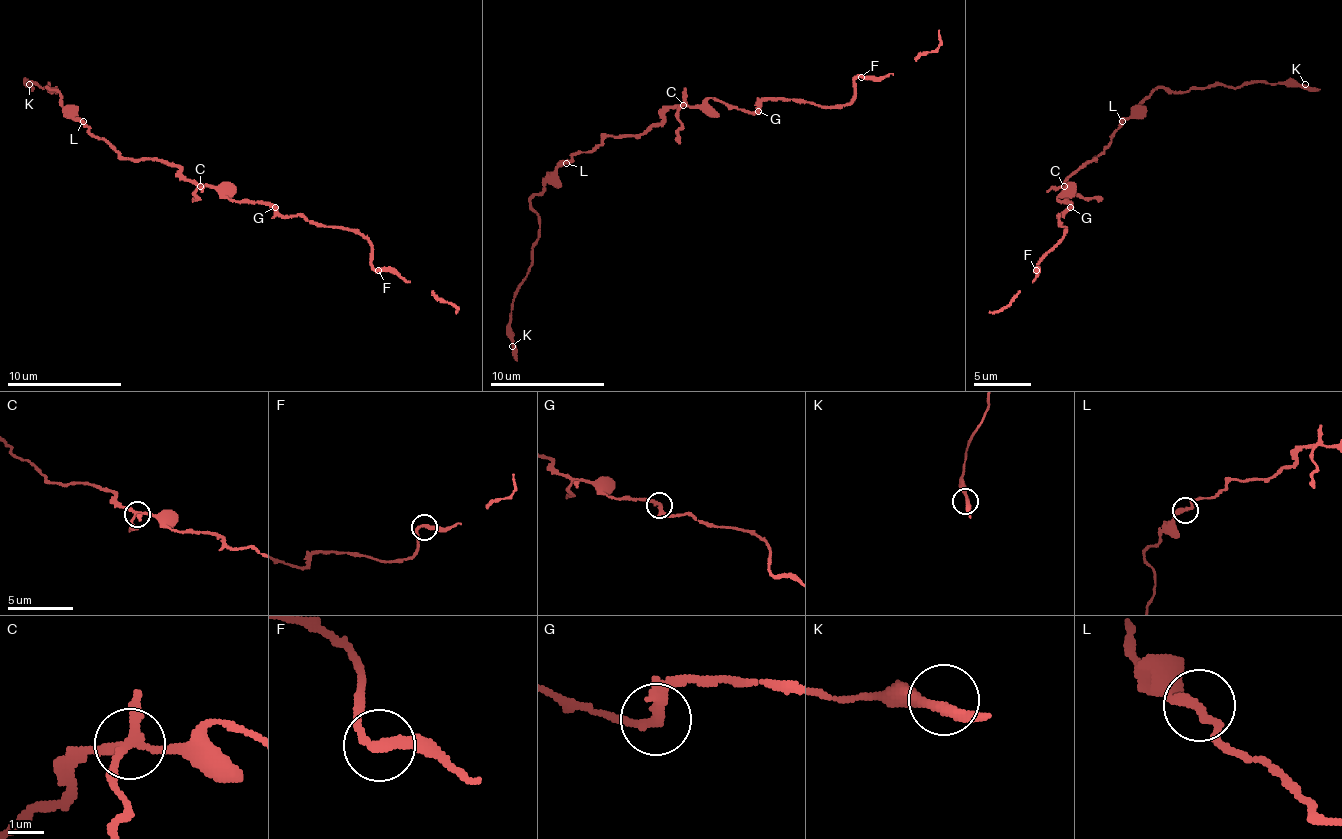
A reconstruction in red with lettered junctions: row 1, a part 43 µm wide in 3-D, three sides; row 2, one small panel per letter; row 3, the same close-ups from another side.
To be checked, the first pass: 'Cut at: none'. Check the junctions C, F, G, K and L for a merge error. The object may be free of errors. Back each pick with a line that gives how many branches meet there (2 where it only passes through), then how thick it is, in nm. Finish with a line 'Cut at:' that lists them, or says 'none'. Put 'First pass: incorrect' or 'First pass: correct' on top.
First pass: incorrect
C: 4 | 240 nm
Cut at: C

